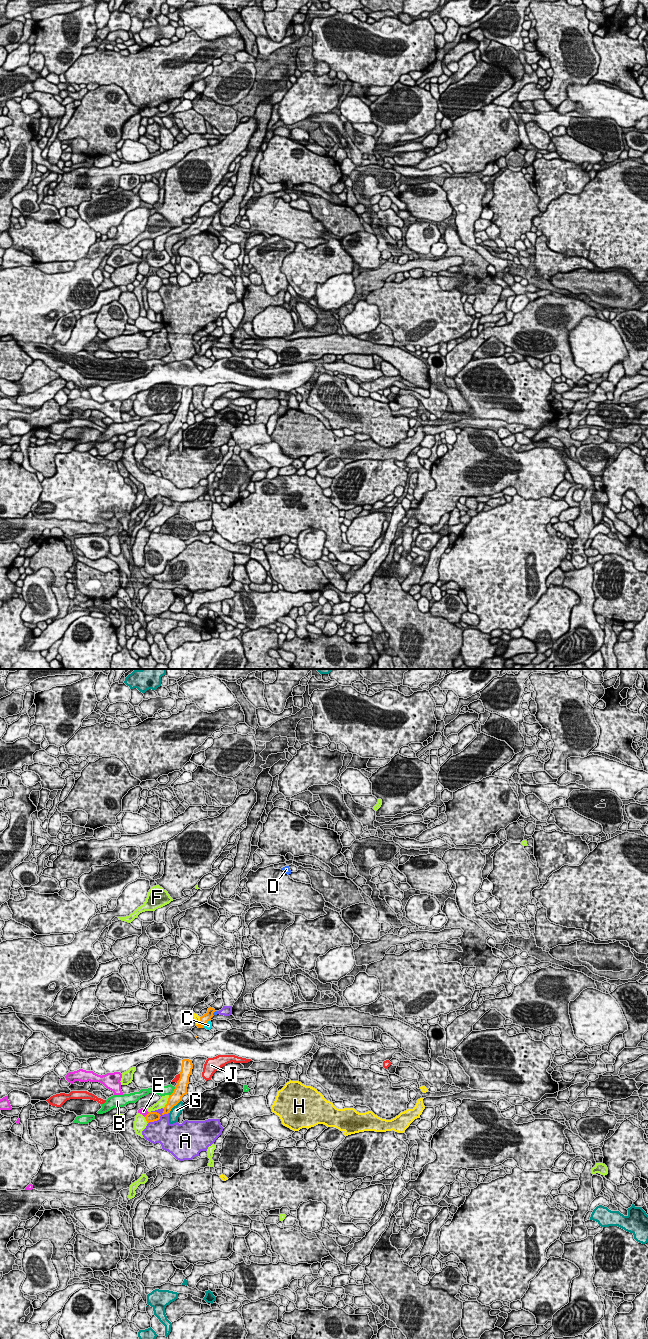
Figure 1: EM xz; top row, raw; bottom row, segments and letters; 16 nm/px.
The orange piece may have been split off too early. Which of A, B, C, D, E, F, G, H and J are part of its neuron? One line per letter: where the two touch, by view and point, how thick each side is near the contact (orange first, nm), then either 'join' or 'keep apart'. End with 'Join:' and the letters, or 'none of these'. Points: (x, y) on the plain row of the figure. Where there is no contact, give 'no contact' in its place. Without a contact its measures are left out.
A: contact xz (158, 447); calibres 160 and 380 nm; keep apart
B: contact xz (173, 419); calibres 200 and 160 nm; keep apart
C: contact xz (206, 350); calibres 140 and 120 nm; keep apart
D: contact xz (213, 340); calibres 140 and 60 nm; keep apart
E: contact xz (147, 442); calibres 160 and 120 nm; join
F: contact xz (167, 430); calibres 180 and 140 nm; keep apart
G: contact xz (174, 433); calibres 190 and 160 nm; keep apart
H: contact xz (200, 349); calibres 140 and 100 nm; keep apart
J: contact xz (179, 406); calibres 200 and 70 nm; keep apart
Join: E

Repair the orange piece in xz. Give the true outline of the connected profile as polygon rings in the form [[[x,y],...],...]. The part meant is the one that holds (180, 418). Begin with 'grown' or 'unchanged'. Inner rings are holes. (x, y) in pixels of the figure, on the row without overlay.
unchanged | [[[183,387],[180,406],[177,409],[177,413],[171,423],[169,423],[167,432],[163,436],[164,439],[162,443],[170,441],[171,437],[176,434],[180,429],[182,429],[182,425],[187,422],[187,415],[189,412],[189,405],[192,401],[193,392],[192,388]]]

